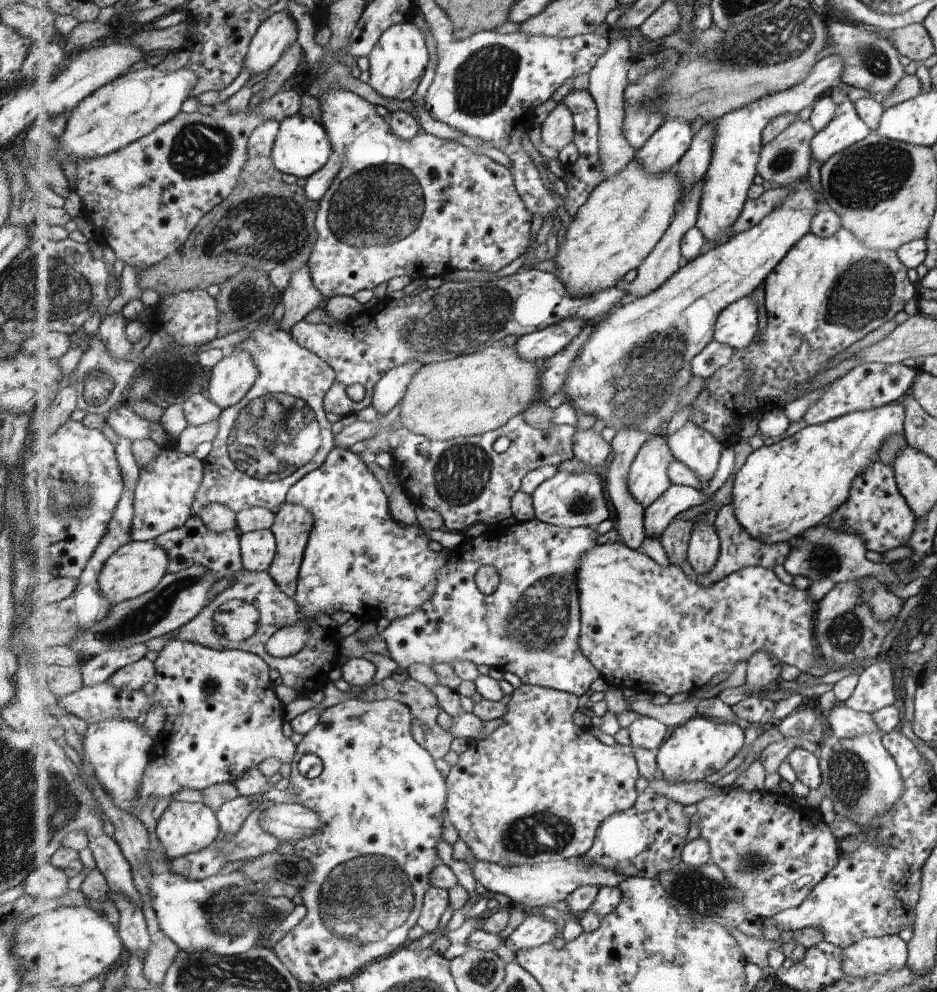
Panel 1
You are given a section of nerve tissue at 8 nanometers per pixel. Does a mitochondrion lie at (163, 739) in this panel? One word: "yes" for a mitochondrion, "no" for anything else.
no

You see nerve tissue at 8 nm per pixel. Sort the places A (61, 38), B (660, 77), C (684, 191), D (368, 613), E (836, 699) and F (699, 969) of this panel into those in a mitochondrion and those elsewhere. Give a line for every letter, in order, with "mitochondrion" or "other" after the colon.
A: other
B: other
C: other
D: other
E: other
F: other

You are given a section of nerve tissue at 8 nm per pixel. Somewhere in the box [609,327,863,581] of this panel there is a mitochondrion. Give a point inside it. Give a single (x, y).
(825, 557)

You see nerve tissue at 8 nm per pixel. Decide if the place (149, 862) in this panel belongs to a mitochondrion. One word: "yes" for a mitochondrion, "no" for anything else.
no

